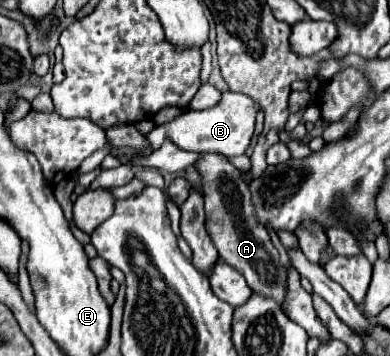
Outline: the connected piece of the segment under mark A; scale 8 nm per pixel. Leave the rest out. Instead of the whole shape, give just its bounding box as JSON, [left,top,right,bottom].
[193,152,287,306]

